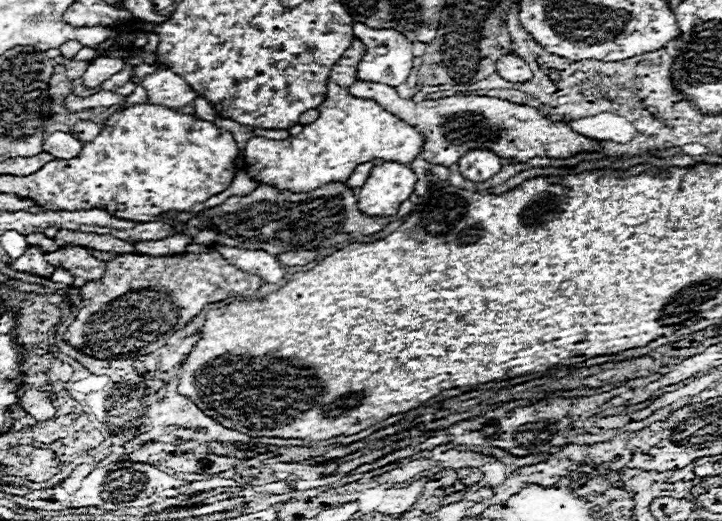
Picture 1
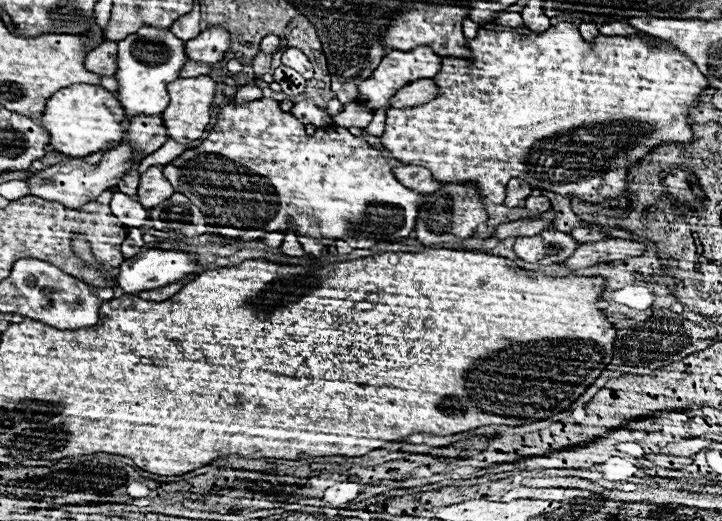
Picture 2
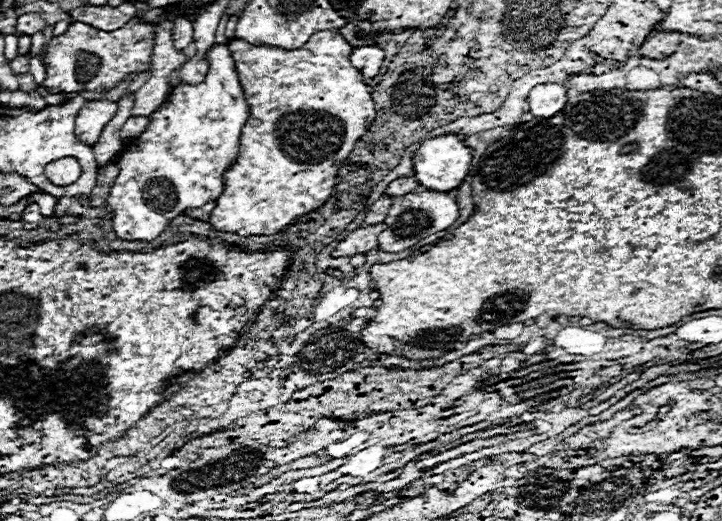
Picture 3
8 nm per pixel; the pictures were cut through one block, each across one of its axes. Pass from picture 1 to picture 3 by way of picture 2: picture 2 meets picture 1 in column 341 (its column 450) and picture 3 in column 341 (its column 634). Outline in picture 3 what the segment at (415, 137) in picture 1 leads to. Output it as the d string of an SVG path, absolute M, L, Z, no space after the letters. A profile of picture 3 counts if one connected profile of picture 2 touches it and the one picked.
M316 32L302 48L288 52L276 46L254 46L244 40L230 40L230 52L236 62L244 98L250 106L250 116L240 134L238 158L222 176L224 190L208 222L222 232L270 236L294 218L320 208L330 198L340 164L374 122L376 110L360 70L350 64L352 46L338 32Z

